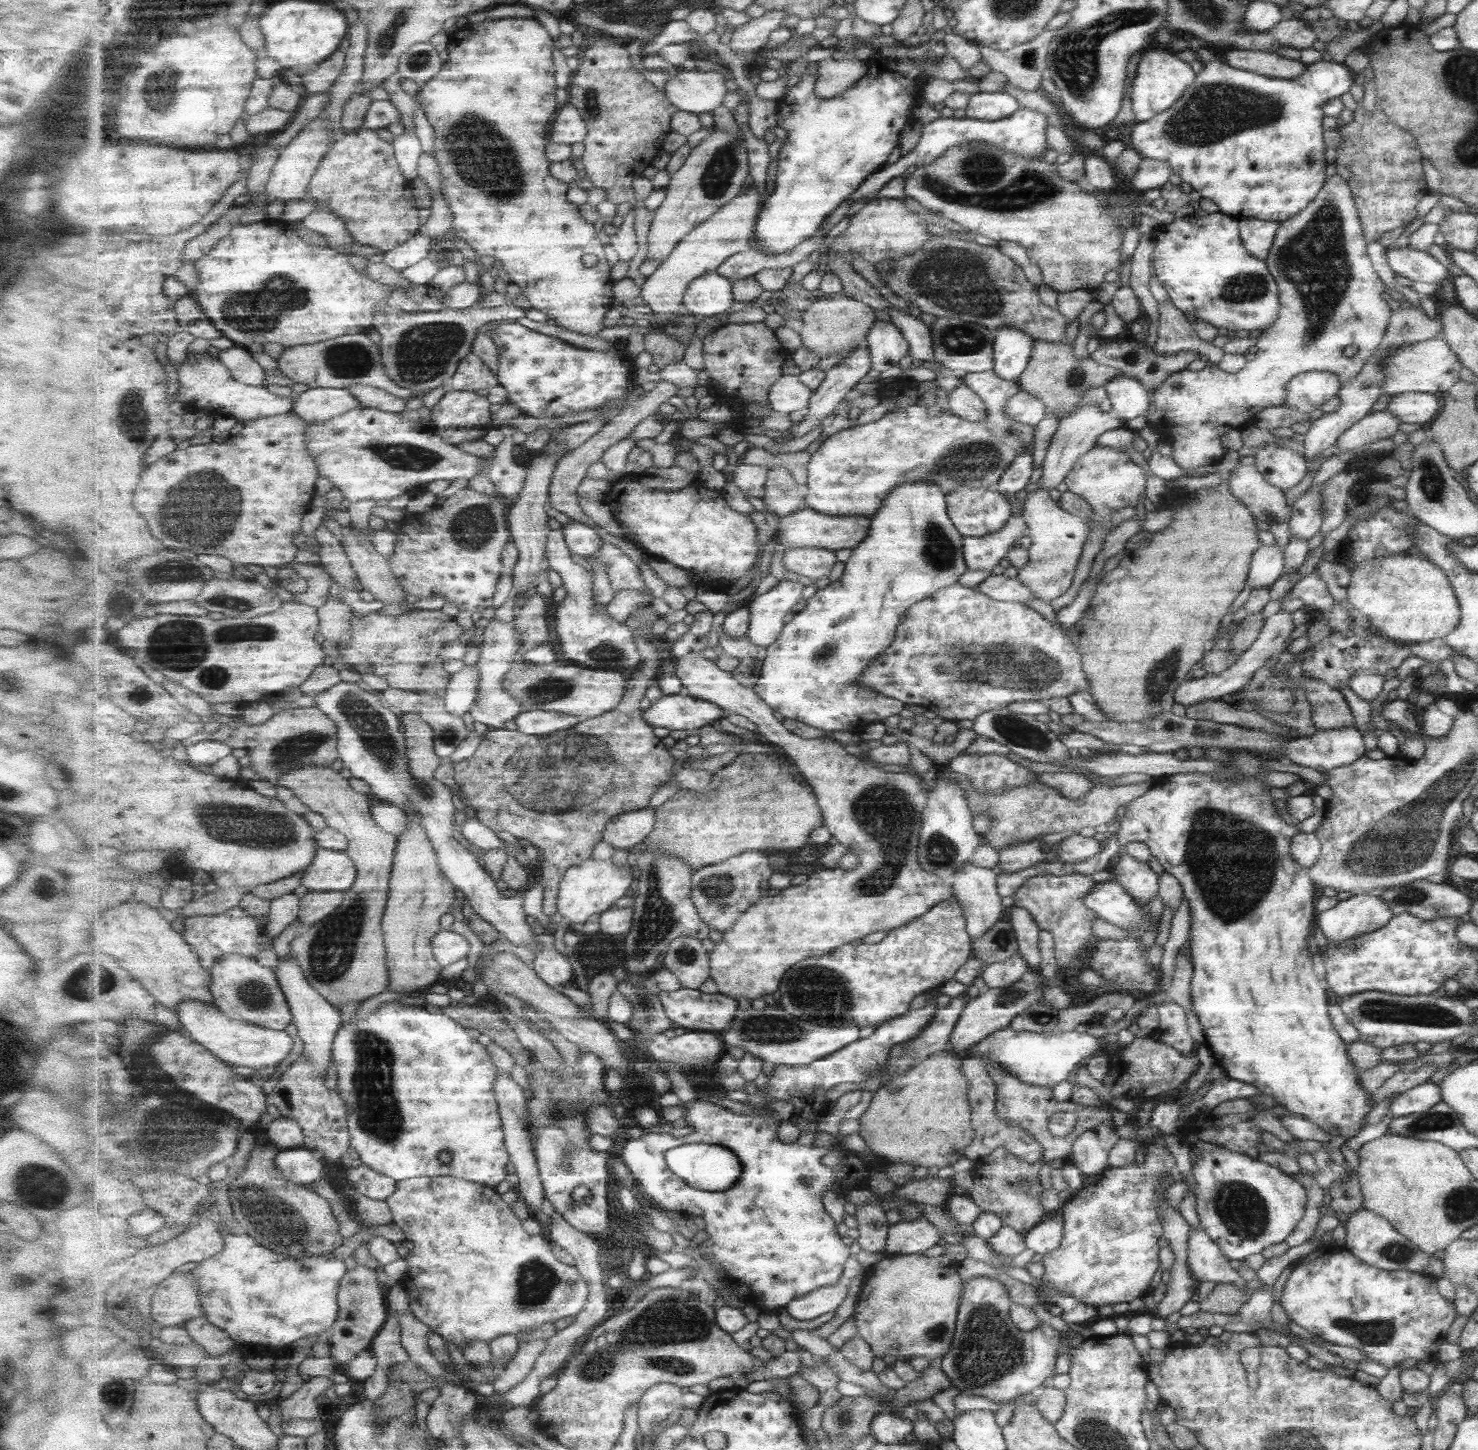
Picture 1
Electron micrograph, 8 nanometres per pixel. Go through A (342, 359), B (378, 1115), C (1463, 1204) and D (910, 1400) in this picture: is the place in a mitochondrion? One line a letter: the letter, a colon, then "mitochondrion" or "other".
A: mitochondrion
B: mitochondrion
C: mitochondrion
D: other

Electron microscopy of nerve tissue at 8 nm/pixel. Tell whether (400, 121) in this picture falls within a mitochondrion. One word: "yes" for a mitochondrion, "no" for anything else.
no

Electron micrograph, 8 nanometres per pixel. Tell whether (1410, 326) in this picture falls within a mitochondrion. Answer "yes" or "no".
yes

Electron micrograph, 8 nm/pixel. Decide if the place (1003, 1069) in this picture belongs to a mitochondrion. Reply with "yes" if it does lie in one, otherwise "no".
no

